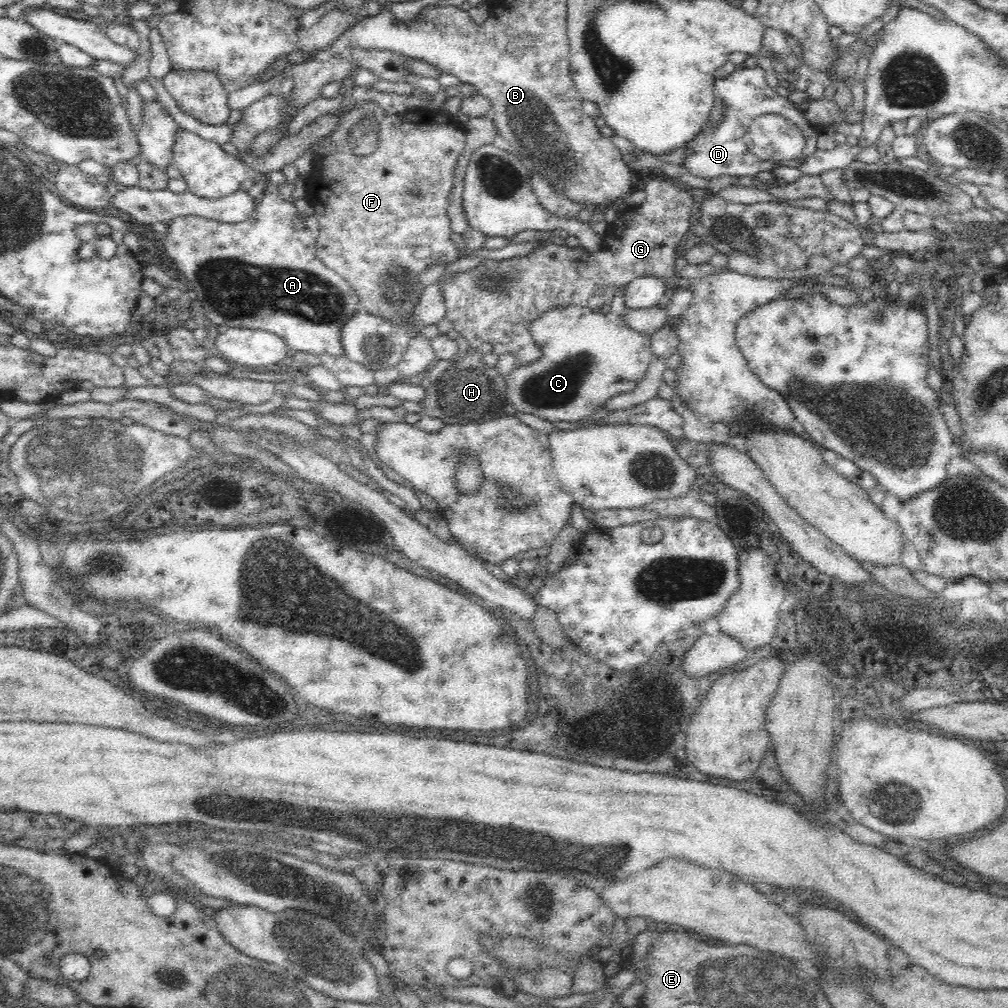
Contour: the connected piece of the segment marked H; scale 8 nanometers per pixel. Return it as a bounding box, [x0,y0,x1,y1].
[422,346,517,425]

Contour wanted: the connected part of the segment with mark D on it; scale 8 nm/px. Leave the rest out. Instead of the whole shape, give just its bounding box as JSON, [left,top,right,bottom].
[683,67,819,180]

